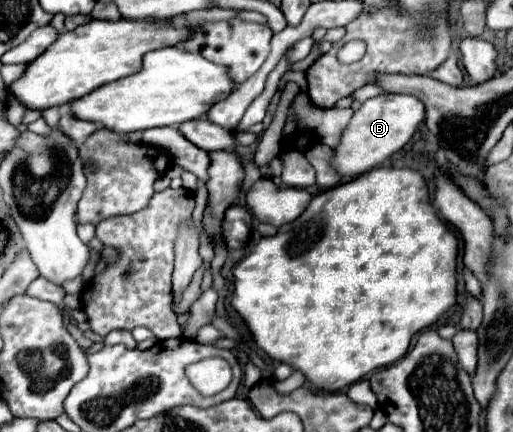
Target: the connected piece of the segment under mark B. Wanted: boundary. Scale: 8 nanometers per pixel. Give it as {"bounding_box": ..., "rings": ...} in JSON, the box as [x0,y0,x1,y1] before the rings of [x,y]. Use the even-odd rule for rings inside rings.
{"bounding_box":[330,93,426,177],"rings":[[[386,93],[368,99],[366,103],[360,105],[358,111],[354,111],[350,123],[346,125],[346,131],[342,131],[340,143],[334,147],[334,155],[330,161],[334,171],[342,177],[352,177],[352,175],[362,175],[372,167],[380,165],[410,141],[424,115],[426,113],[422,101],[412,95]]]}

